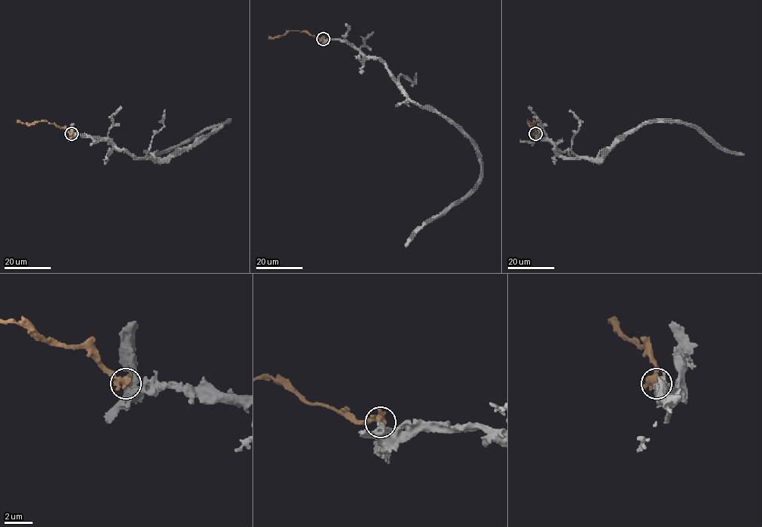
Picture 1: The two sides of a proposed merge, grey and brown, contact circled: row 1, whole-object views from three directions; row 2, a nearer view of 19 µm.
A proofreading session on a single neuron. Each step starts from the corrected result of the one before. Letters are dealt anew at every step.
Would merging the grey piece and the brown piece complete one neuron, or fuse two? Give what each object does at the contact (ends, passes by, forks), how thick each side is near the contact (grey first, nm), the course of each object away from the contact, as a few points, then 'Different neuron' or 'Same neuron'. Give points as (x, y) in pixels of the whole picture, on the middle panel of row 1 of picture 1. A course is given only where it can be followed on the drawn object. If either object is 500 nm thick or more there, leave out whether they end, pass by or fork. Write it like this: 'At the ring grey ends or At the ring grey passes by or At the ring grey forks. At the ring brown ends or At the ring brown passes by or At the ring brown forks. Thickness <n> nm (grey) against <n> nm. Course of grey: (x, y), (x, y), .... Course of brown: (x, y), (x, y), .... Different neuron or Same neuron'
Thickness 380 nm (grey) against 650 nm. Course of grey: (323, 39), (377, 58), (411, 100), (449, 118), (478, 157), (478, 183), (406, 247). Course of brown: (323, 39), (299, 30), (289, 30), (272, 37), (268, 36). Same neuron

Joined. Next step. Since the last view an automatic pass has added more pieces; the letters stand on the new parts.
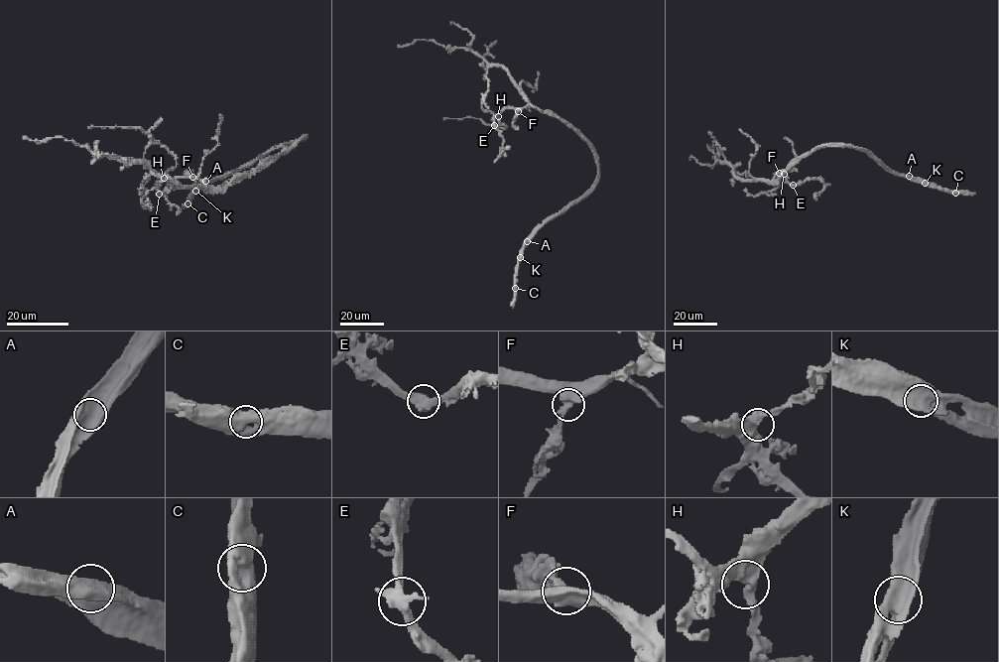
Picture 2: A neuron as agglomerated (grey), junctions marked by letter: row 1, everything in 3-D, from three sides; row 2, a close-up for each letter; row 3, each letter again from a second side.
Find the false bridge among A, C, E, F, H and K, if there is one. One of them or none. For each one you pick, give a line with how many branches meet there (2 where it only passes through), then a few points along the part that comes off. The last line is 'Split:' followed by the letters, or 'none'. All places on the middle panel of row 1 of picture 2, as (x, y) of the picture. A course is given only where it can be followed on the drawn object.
Split: none

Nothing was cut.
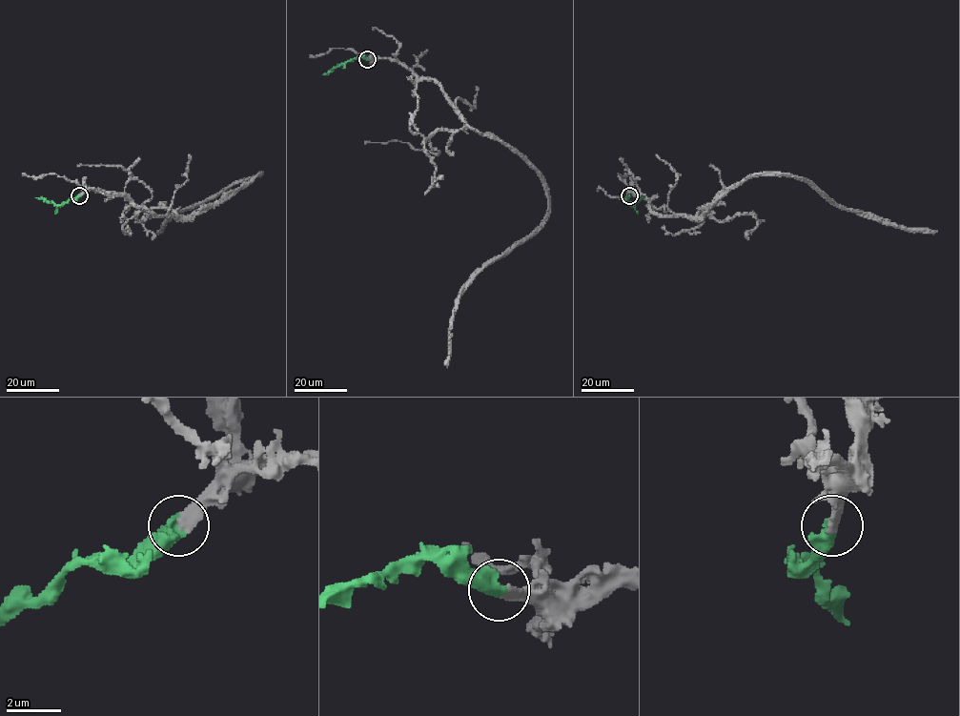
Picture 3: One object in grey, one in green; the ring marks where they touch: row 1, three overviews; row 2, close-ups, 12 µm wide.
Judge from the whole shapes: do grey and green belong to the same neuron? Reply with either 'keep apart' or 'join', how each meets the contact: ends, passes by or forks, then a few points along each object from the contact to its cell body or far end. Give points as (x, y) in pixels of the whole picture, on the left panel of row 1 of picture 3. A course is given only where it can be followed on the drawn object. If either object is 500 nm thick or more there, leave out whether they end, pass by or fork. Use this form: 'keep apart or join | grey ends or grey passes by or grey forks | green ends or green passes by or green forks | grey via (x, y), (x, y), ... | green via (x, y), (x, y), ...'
join | grey via (79, 195), (88, 190), (112, 191), (153, 214), (189, 216), (226, 200), (260, 175), (178, 210), (160, 232) | green via (79, 195), (60, 205), (35, 197)

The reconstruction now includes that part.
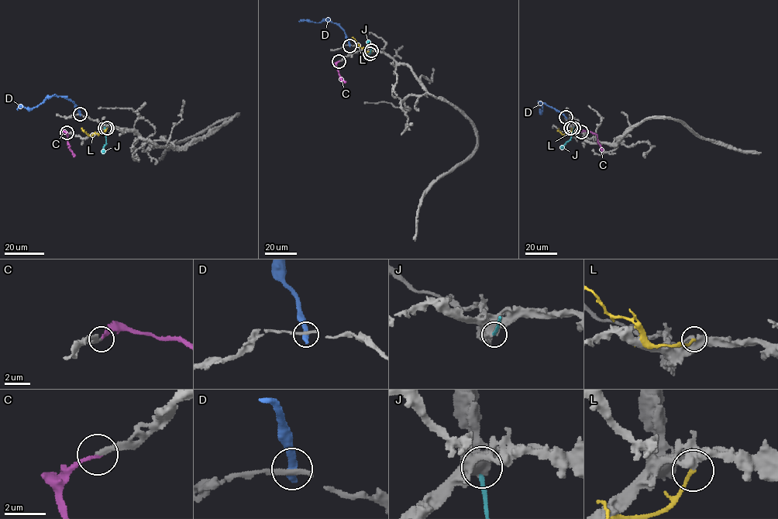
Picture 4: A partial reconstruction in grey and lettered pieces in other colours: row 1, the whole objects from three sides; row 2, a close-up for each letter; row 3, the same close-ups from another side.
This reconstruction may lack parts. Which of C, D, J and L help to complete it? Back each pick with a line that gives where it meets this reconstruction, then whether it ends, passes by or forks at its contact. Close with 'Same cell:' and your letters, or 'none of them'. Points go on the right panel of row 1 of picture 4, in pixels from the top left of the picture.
C: meets grey at (581, 132); it ends there
Same cell: C

